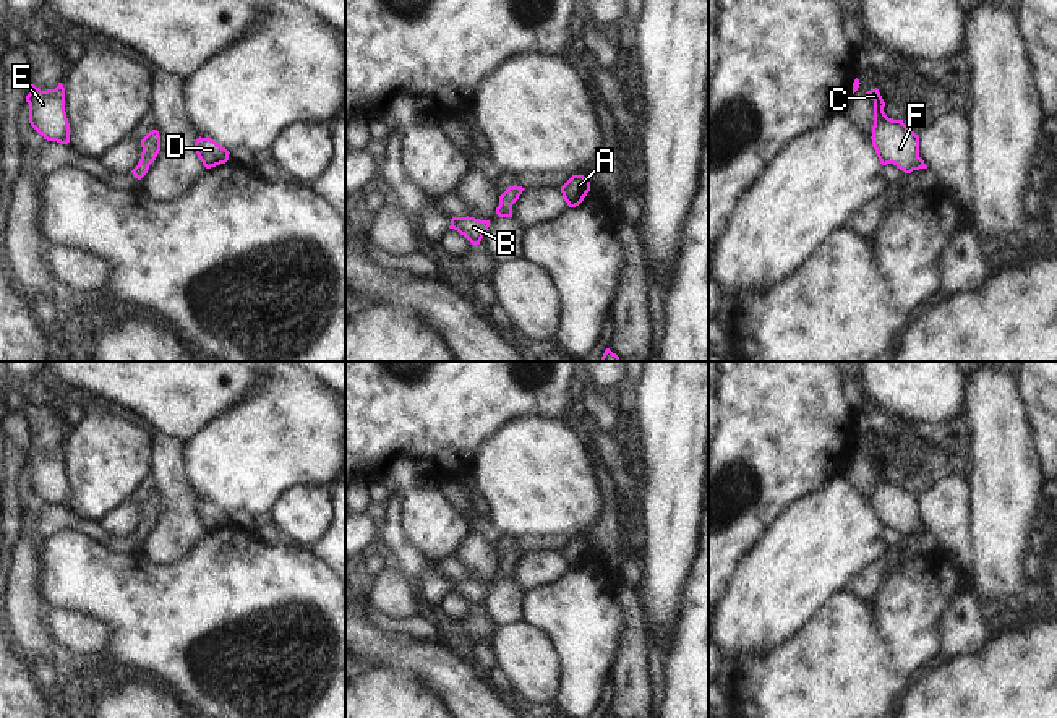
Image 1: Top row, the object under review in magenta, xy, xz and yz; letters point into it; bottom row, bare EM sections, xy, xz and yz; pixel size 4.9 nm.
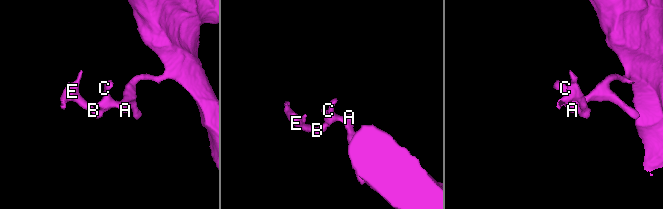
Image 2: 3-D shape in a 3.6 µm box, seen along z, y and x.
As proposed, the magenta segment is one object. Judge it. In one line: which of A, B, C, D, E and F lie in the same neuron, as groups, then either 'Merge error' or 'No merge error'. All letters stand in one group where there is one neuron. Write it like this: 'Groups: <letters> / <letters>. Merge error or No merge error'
Groups: A B C D E F. No merge error

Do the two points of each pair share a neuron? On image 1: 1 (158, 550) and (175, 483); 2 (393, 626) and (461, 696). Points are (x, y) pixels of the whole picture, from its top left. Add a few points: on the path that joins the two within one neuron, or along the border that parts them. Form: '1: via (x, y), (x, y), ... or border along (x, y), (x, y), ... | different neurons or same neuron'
1: via (174, 534), (175, 500) | same neuron
2: border along (367, 616), (367, 621), (380, 631), (438, 641) | different neurons

